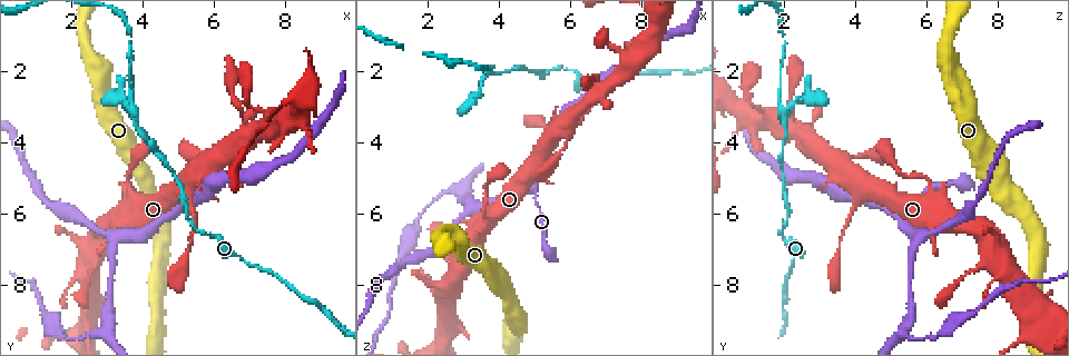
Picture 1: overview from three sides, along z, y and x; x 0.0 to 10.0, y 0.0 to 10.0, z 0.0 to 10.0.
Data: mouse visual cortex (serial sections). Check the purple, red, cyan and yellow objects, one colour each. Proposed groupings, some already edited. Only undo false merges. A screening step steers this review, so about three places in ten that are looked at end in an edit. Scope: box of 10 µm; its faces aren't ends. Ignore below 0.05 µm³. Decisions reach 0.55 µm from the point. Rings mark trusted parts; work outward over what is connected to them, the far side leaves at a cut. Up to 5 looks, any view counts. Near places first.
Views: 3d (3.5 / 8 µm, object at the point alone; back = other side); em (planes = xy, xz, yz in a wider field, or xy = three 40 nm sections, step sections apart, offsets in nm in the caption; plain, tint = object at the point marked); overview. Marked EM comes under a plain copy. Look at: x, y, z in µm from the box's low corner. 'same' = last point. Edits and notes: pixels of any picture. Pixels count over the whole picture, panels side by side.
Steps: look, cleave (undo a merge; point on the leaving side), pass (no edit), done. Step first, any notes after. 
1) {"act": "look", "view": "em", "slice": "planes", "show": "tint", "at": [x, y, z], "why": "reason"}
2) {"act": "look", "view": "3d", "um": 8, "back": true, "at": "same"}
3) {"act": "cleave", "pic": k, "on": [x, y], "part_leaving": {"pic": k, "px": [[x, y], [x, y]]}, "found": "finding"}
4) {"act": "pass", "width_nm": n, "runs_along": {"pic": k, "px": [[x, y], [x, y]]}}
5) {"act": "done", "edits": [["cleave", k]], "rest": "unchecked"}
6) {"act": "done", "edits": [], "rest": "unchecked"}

{"act": "look", "view": "3d", "um": 8, "at": [5.00, 5.90, 5.20], "why": "arms part here"}

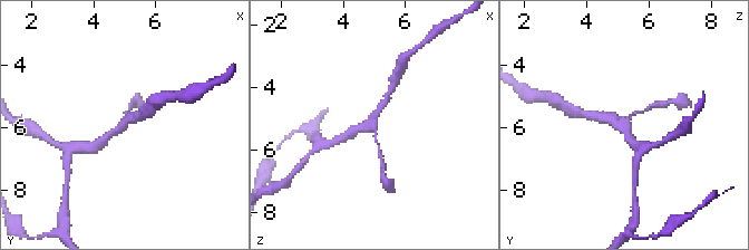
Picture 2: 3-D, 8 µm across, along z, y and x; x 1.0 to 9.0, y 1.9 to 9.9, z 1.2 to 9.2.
{"act": "look", "view": "3d", "um": 3.5, "back": true, "at": "same"}

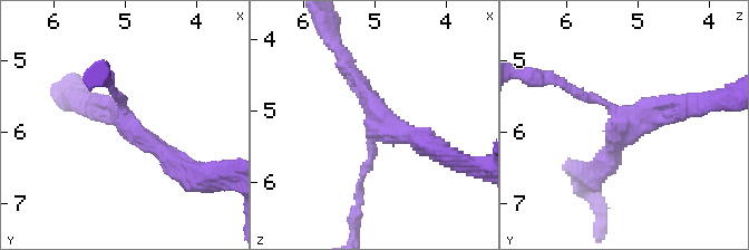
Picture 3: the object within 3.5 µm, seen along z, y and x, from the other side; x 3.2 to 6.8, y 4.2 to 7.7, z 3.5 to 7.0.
{"act": "look", "view": "em", "slice": "xy", "step": 2, "show": "tint", "at": [4.95, 5.85, 5.25], "arms": 3, "arm_widths_nm": [150, 200, 250], "why": "need the tissue"}

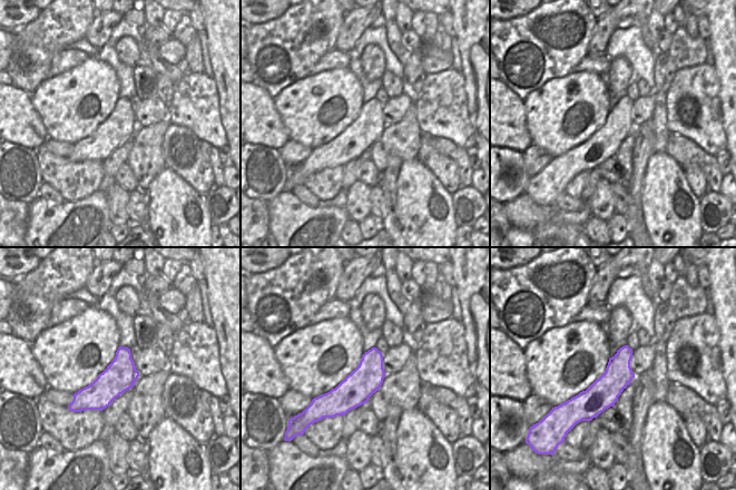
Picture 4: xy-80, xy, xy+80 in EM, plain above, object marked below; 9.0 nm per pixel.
{"act": "pass", "runs_along": {"pic": 3, "px": [[109, 85], [140, 137], [185, 164]]}, "found": "all the same cell"}

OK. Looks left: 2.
{"act": "look", "view": "3d", "um": 3.5, "at": [3.70, 3.05, 1.95], "why": "three-way junction"}

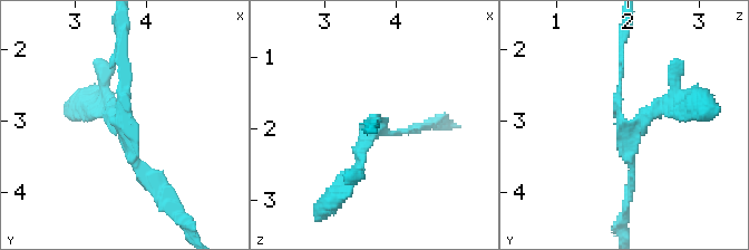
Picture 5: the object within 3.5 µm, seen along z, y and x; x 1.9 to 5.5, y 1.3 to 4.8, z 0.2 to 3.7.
{"act": "look", "view": "em", "slice": "xy", "step": 1, "show": "tint", "at": [3.70, 3.10, 1.95], "why": "shape alone is not enough"}

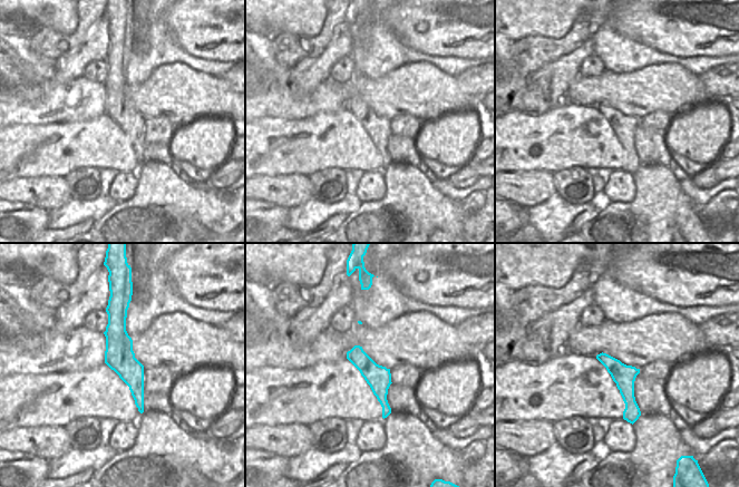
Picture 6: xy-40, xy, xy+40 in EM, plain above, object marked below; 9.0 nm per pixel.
{"act": "pass", "runs_along": {"pic": 5, "px": [[156, 190], [119, 121], [91, 107]]}, "found": "all the same cell"}

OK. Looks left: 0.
{"act": "done", "edits": [], "rest": "unchecked"}

